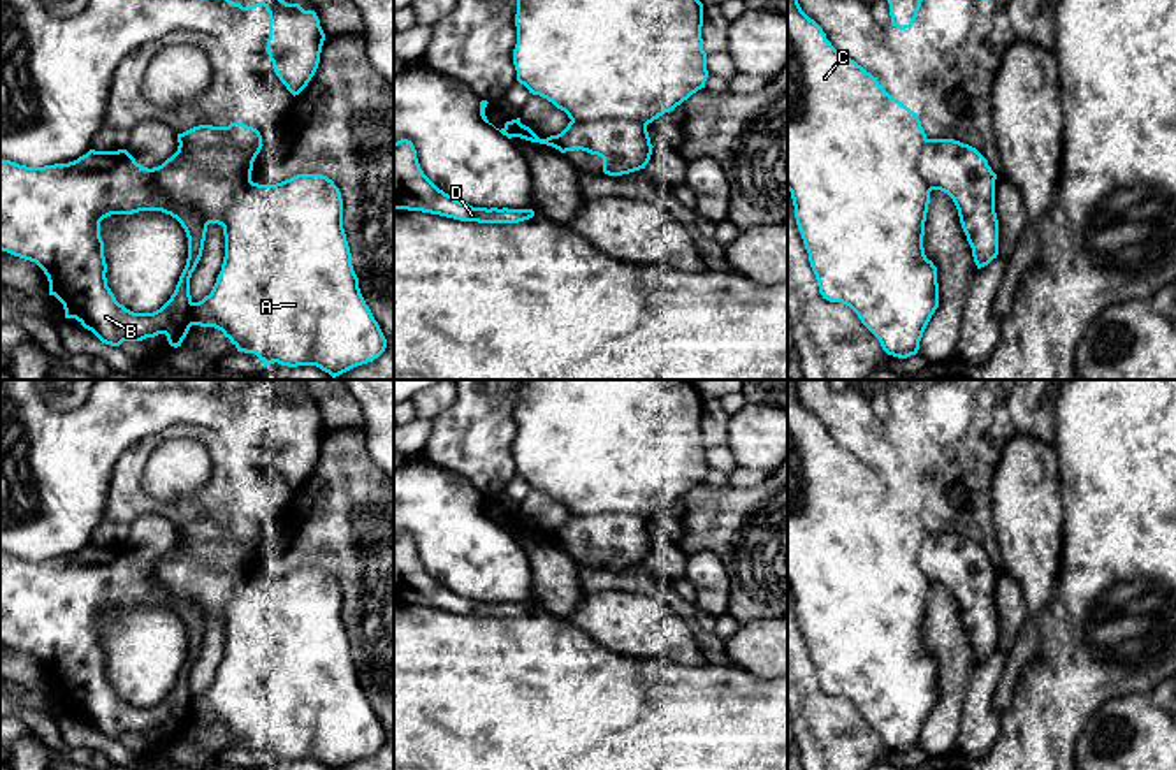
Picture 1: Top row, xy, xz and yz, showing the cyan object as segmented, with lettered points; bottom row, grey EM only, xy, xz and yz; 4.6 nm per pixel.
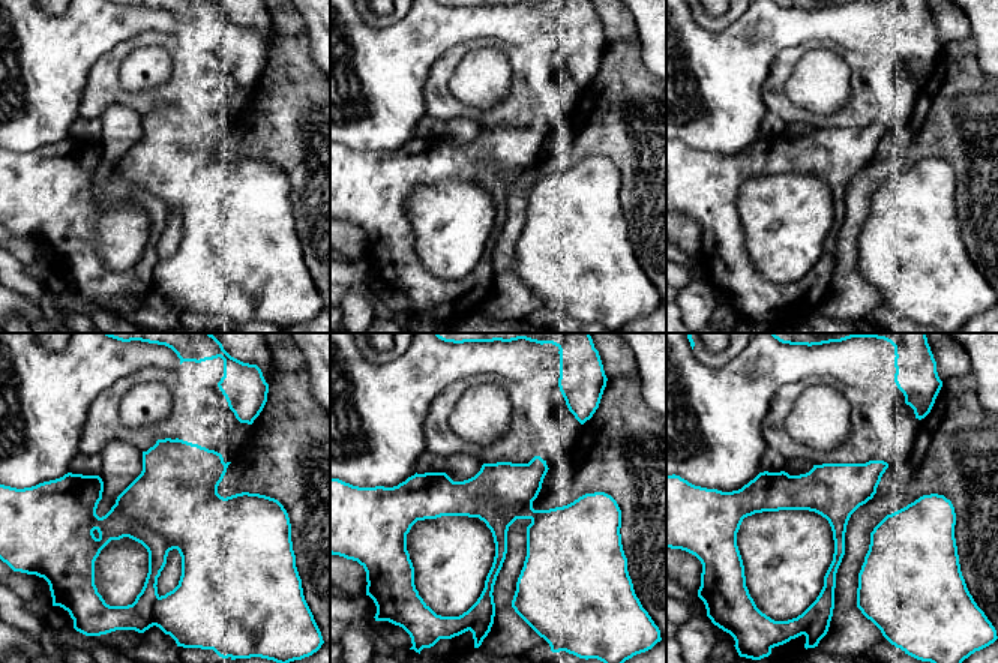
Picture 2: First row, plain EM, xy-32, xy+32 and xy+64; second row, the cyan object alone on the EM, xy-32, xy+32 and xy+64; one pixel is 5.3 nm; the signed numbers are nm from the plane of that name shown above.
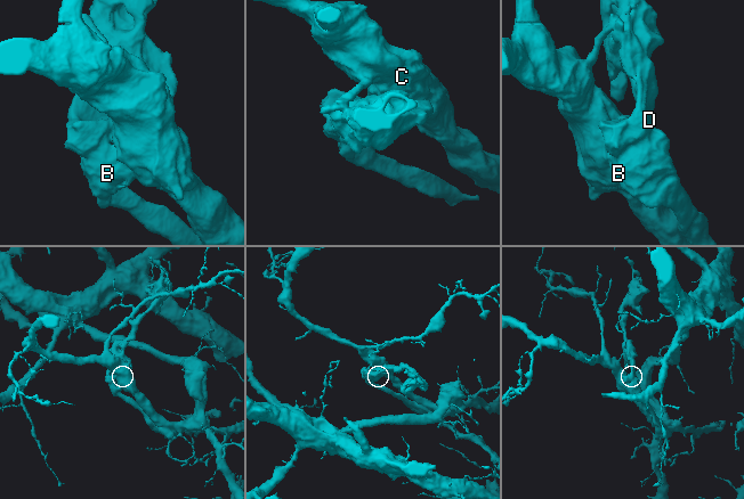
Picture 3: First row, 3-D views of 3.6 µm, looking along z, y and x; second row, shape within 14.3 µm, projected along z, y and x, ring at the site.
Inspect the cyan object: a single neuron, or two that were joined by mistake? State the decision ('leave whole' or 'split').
split

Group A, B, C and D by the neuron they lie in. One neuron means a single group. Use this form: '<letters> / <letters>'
A C / B D

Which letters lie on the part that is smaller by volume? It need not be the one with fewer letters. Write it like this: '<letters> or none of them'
B, D

